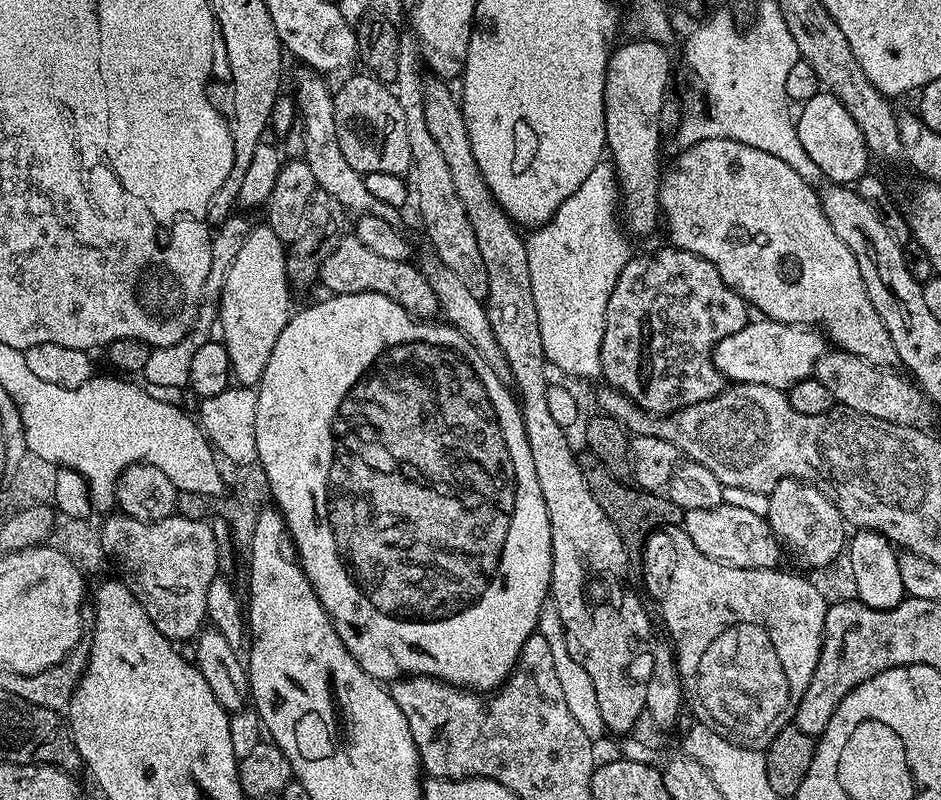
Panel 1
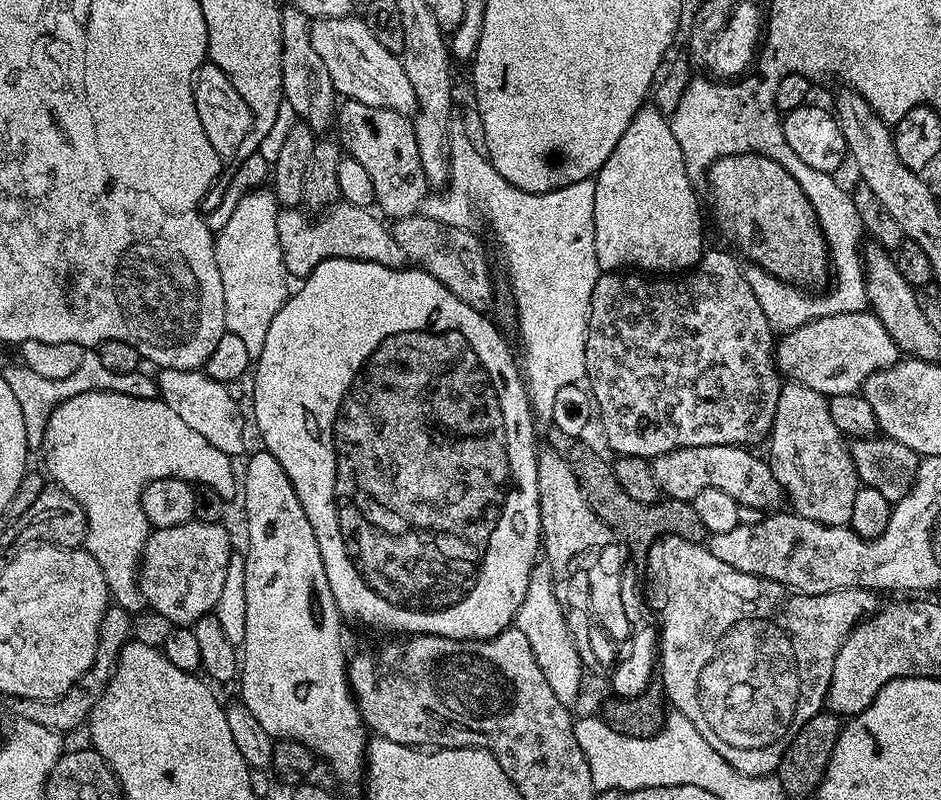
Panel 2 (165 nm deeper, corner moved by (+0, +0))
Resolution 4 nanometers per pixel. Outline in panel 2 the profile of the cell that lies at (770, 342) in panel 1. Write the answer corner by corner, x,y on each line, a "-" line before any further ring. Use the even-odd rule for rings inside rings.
870,310
834,314
806,322
775,341
777,369
789,381
805,384
826,397
859,393
866,378
880,368
888,368
901,359
900,347
890,338
886,326

